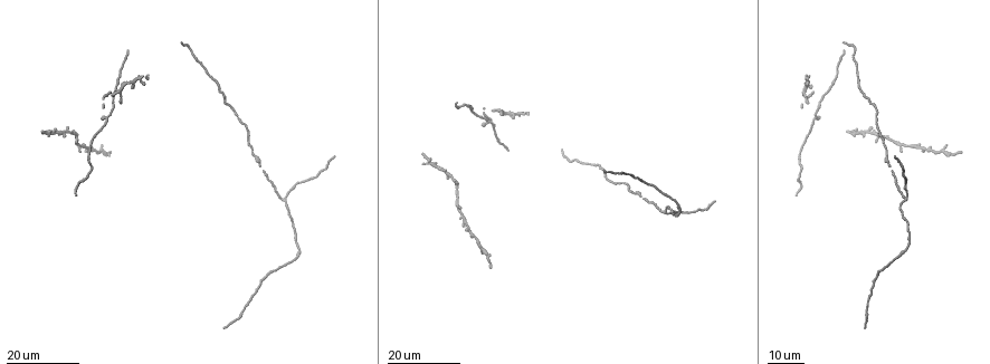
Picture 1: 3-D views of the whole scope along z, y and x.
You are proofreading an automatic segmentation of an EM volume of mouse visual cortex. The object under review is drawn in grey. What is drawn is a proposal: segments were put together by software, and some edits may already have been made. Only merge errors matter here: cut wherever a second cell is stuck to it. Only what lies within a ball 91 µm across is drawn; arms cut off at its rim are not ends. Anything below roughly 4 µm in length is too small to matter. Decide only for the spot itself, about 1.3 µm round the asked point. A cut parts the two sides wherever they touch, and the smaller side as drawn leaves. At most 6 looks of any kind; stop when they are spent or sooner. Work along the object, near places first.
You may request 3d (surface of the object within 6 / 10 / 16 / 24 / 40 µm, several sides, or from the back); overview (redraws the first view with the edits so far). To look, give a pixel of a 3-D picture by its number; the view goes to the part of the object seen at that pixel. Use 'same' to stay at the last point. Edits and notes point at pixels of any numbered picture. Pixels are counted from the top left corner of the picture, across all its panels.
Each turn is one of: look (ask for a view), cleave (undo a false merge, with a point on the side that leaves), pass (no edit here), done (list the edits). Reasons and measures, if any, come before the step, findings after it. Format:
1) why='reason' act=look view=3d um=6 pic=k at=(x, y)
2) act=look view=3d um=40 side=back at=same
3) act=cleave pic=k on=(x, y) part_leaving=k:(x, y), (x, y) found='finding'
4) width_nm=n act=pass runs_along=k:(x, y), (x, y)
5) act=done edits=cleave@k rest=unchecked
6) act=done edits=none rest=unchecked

why='three arms meet' act=look view=3d um=24 pic=1 at=(436, 167)

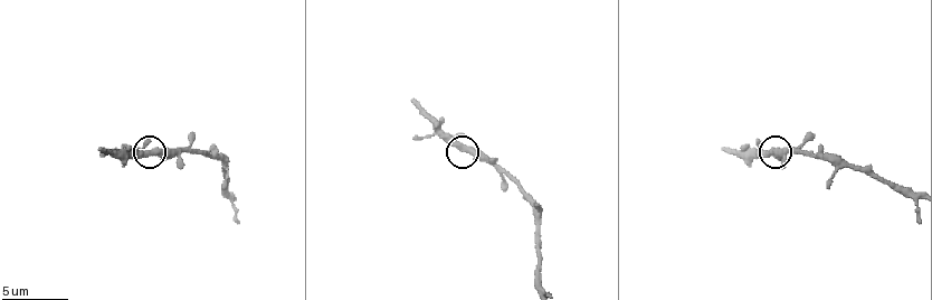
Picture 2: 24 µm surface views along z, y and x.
why='closer look' act=look view=3d um=10 pic=2 at=(457, 146)

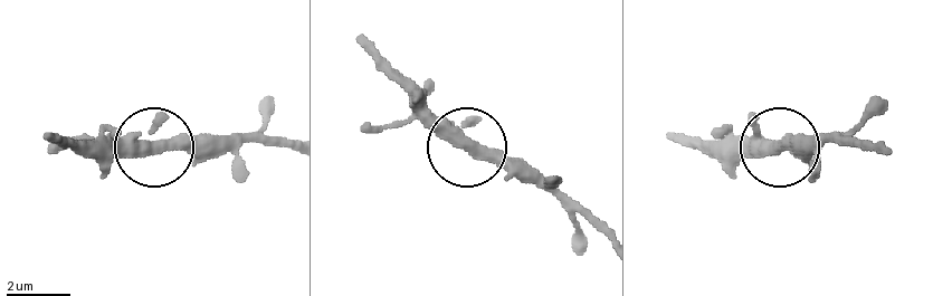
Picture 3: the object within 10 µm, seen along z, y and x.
arms=3 act=pass found='continuous, no second cell'

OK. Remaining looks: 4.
why='three arms meet' act=look view=3d um=16 pic=1 at=(817, 117)

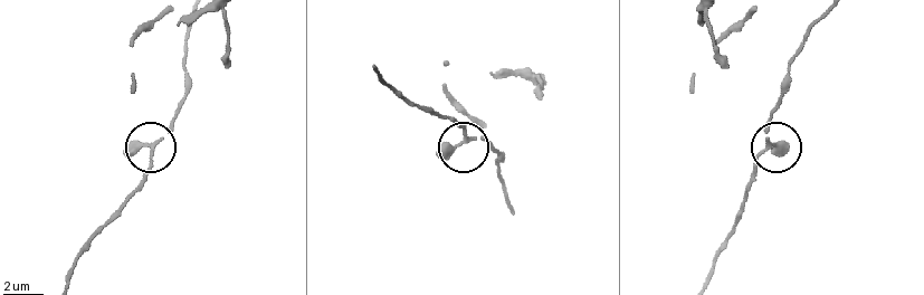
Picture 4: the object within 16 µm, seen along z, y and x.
why='zoom in' act=look view=3d um=6 pic=4 at=(465, 140)

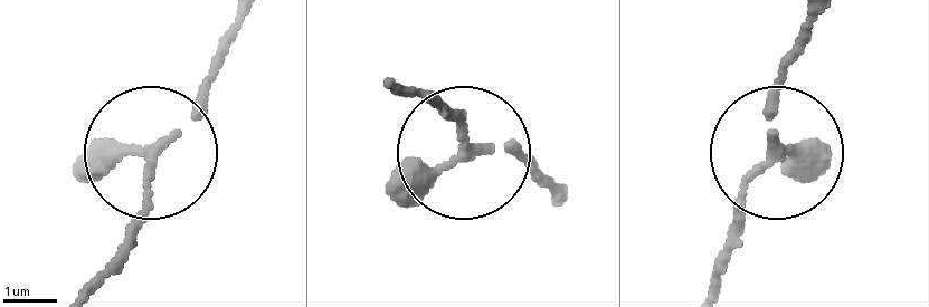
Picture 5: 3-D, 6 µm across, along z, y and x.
side_arm_um=29 act=pass runs_along=5:(817, 16), (723, 251) found='all the same cell'

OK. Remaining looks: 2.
why='branch point' act=look view=3d um=24 pic=1 at=(665, 211)

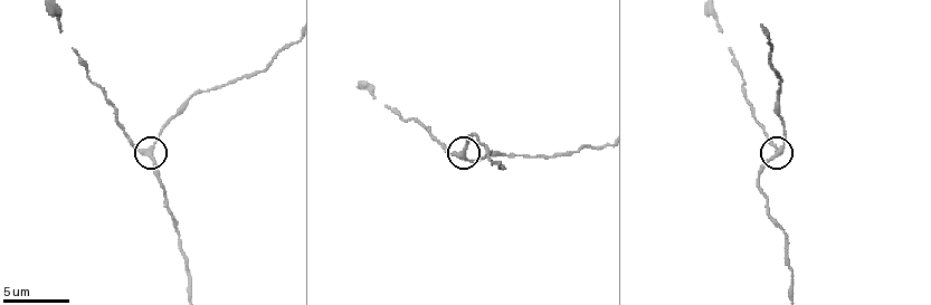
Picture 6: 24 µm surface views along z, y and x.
why='zoom in' act=look view=3d um=6 pic=6 at=(465, 156)

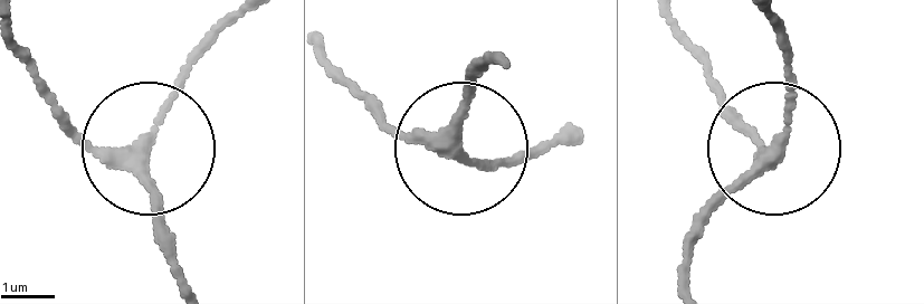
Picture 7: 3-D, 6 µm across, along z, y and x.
arms=3 act=pass runs_along=7:(673, 31), (771, 152), (784, 36) found='continuous, no second cell'

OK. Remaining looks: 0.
act=done edits=none rest=unchecked

